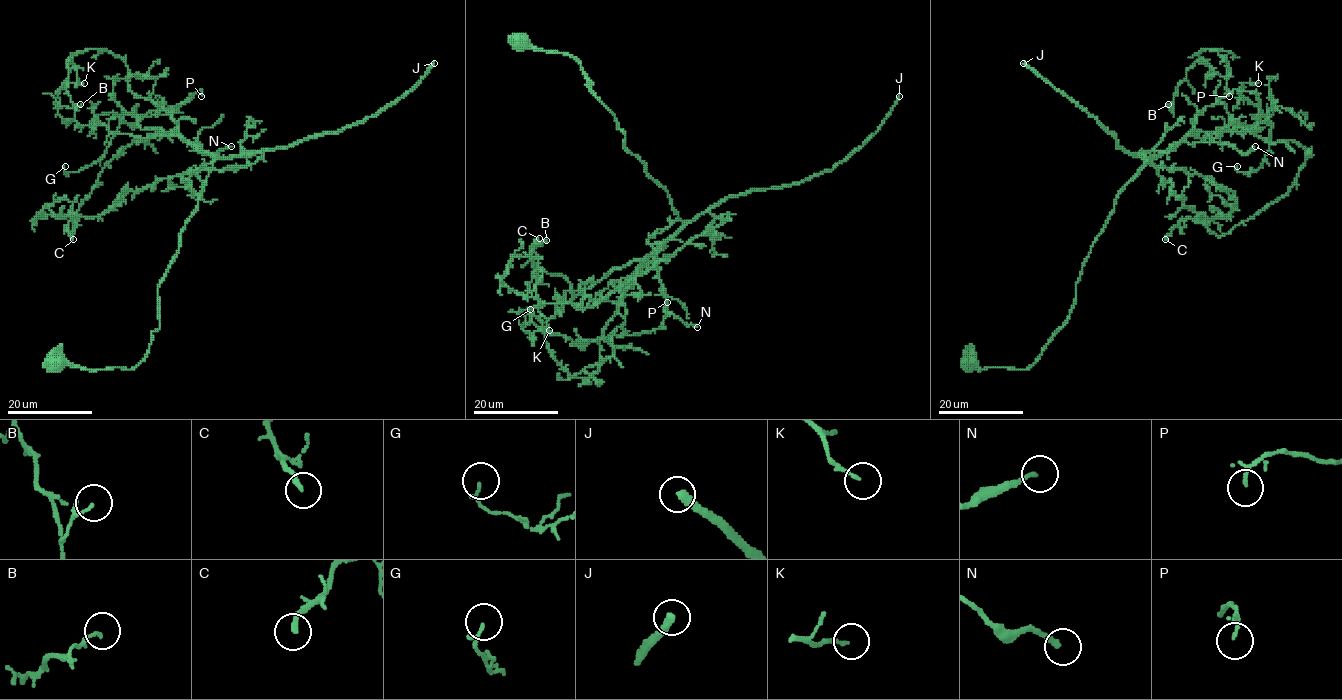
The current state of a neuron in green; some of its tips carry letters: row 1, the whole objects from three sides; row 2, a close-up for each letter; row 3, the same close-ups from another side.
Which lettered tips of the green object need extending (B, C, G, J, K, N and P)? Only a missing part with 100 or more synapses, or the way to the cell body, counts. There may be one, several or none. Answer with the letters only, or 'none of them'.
J

